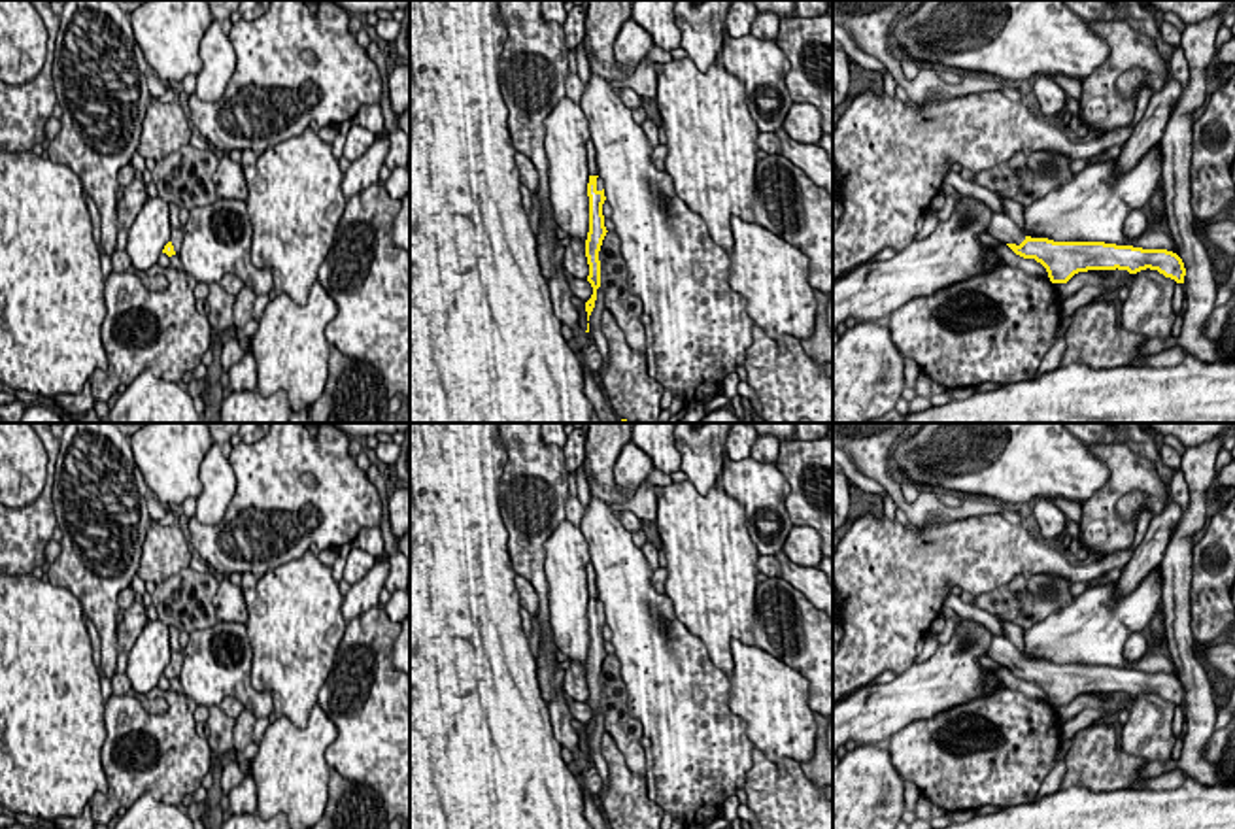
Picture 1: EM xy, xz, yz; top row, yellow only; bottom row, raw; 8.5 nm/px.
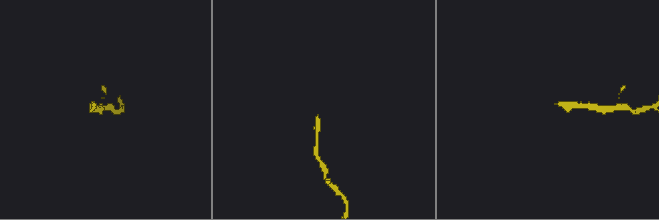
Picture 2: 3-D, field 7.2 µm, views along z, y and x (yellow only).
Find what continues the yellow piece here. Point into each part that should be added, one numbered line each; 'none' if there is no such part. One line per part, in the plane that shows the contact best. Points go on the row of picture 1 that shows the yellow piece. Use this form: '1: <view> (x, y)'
1: yz (1001, 227)

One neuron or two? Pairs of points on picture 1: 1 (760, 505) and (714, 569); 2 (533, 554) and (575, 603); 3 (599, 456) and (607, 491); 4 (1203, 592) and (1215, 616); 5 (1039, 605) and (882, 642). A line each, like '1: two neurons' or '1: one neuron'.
1: two neurons
2: two neurons
3: one neuron
4: one neuron
5: two neurons

